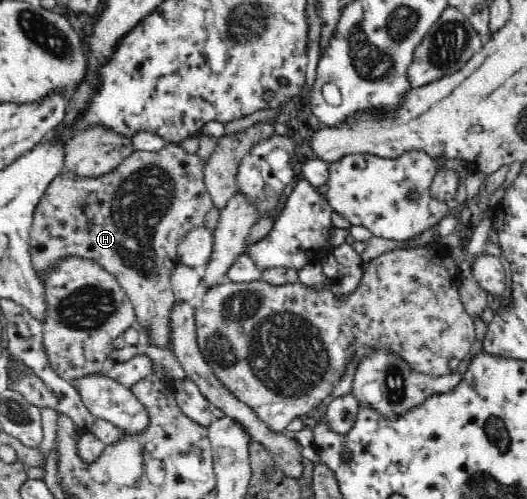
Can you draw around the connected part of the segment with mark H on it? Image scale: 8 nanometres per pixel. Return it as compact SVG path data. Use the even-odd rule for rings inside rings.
M170 143L165 146L161 151L148 152L135 150L128 158L125 158L116 170L109 172L106 176L94 178L78 179L72 173L62 172L50 186L46 188L42 200L38 203L37 209L34 211L33 223L31 231L29 232L29 249L31 254L31 262L33 263L34 270L40 277L46 270L50 270L50 266L58 264L58 260L66 256L83 256L84 258L94 259L102 268L105 268L110 274L113 274L121 287L126 291L127 297L131 300L134 307L134 317L136 321L146 331L148 344L154 345L158 348L166 348L168 353L173 355L173 346L171 346L171 333L172 333L172 319L171 310L176 304L177 298L171 289L170 275L172 269L178 263L178 255L176 254L176 246L182 240L182 236L194 226L202 226L206 214L214 208L214 203L207 193L207 189L203 180L203 166L200 158L195 154L186 153L180 144Z

